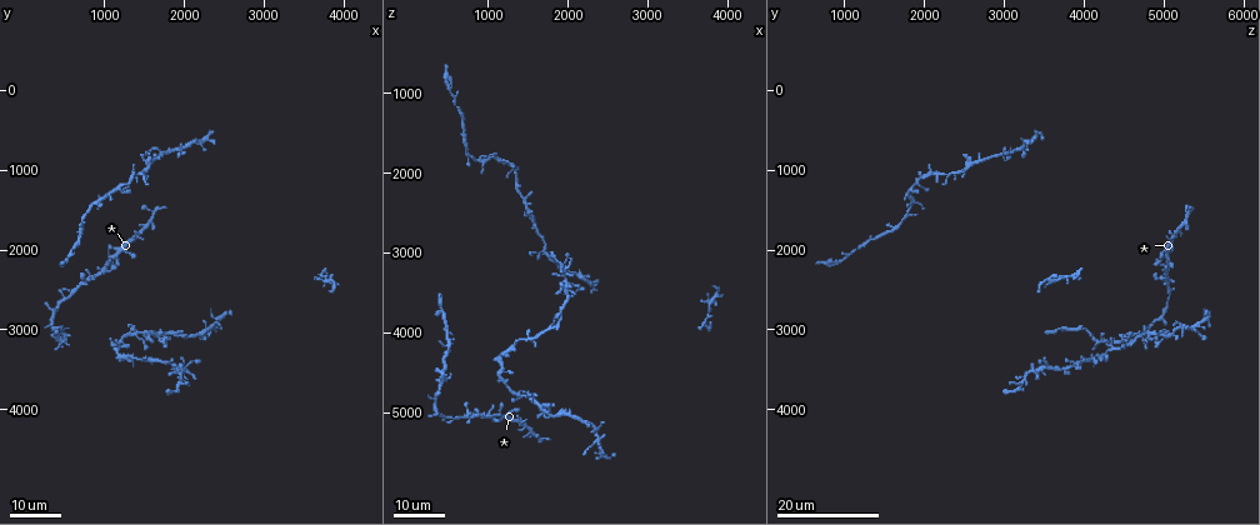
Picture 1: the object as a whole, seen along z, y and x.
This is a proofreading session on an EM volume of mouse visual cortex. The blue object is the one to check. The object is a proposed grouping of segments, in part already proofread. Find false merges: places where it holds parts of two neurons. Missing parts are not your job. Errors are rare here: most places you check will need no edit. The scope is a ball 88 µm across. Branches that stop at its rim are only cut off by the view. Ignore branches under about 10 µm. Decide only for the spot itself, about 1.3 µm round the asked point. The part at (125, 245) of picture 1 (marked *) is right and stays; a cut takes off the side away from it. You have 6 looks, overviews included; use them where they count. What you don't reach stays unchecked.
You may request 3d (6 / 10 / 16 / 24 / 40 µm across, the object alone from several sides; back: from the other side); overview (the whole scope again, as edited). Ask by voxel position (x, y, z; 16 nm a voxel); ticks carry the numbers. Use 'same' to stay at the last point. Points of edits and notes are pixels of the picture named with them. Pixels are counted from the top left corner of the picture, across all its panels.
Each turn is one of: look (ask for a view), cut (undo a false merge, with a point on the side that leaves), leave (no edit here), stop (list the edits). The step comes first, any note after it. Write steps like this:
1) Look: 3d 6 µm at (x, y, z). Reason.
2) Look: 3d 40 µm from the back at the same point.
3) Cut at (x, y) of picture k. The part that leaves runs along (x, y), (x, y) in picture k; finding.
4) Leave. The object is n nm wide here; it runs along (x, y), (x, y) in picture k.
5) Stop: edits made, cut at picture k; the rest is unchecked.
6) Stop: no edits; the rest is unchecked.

Look: 3d 24 µm at (1100, 3200, 4300). Thick turns thin.

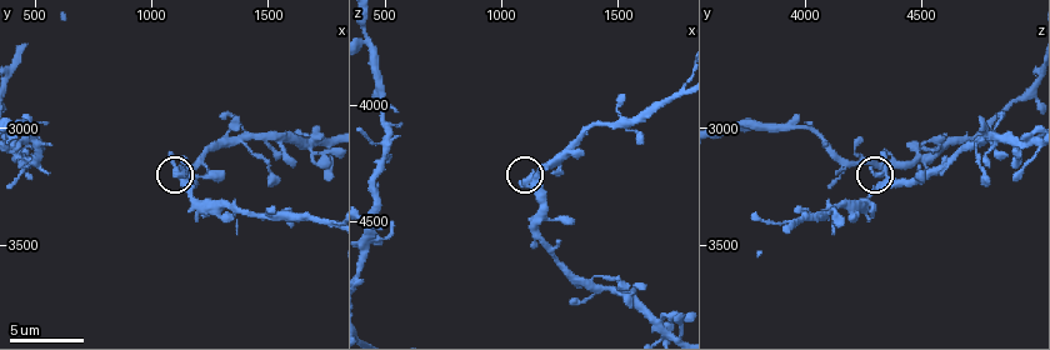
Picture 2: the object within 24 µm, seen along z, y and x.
Look: 3d 6 µm at (1110, 3200, 4350). Zoom in.

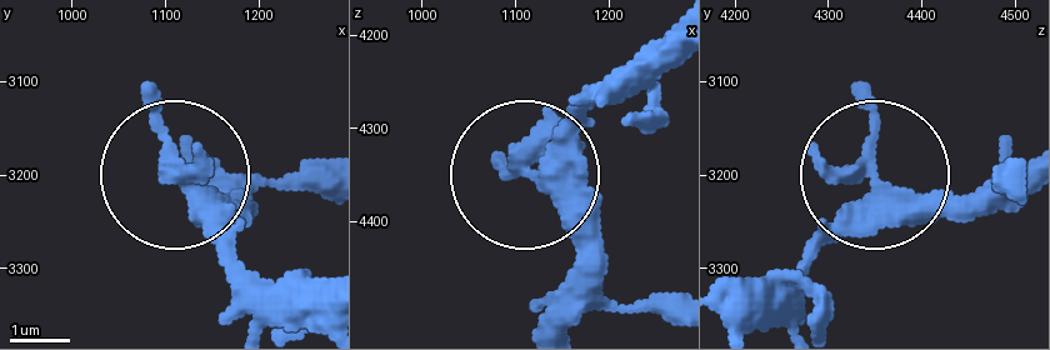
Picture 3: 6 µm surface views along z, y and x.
Leave. 3 arms meet here; continuous, no second neuron.

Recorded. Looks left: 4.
Look: 3d 10 µm at (510, 3140, 4150).

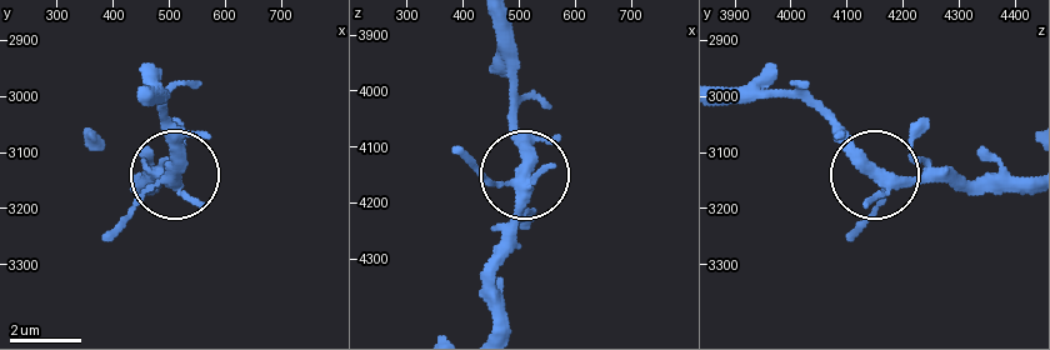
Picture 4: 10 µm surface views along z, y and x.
Leave. 3 arms meet here; continuous, no second neuron.

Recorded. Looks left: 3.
Look: 3d 24 µm at (2350, 2950, 5250).

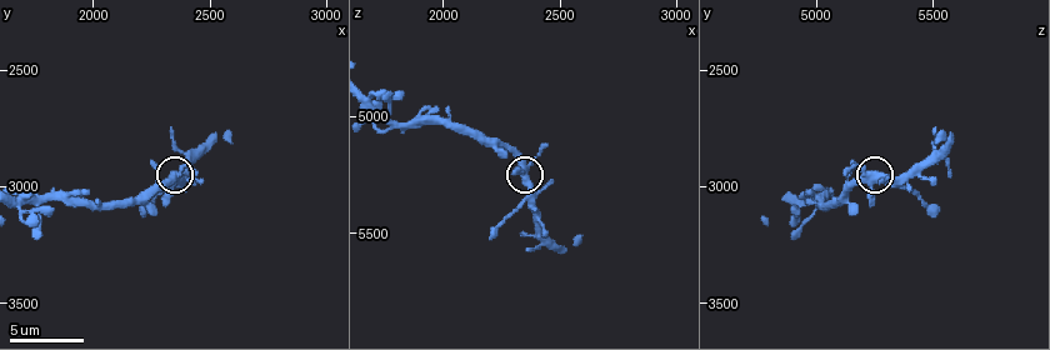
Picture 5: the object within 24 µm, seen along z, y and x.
Look: 3d 10 µm at (2360, 2950, 5230).

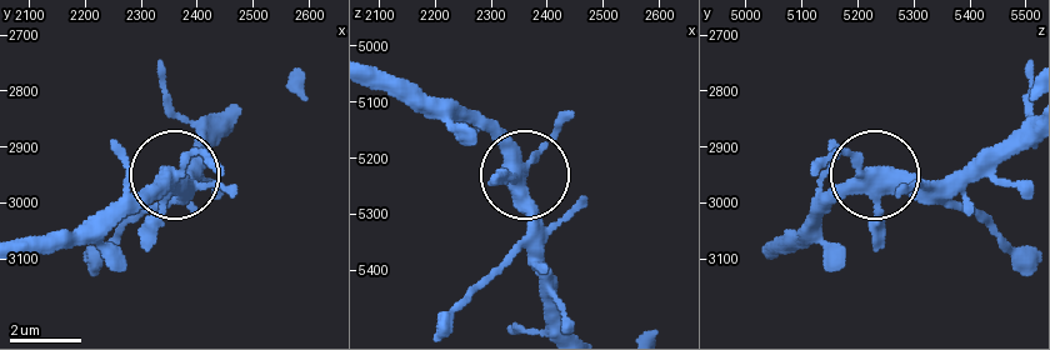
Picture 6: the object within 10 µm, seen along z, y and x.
Leave. The object is 410 nm wide here; it runs along (378, 74), (459, 104), (485, 128), (521, 181), (530, 268) in picture 6; continuous, no second neuron.

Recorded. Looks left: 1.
Stop: no edits; the rest is unchecked.

